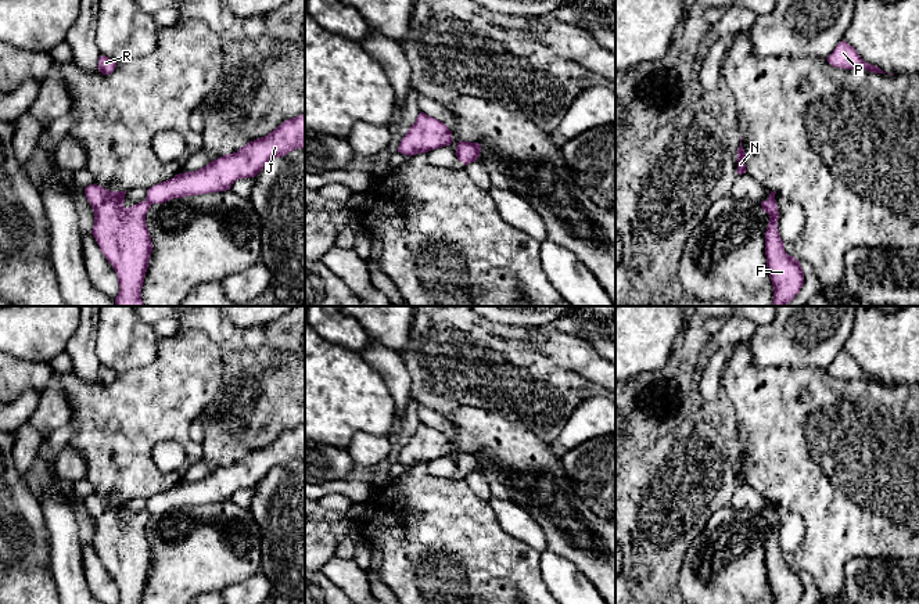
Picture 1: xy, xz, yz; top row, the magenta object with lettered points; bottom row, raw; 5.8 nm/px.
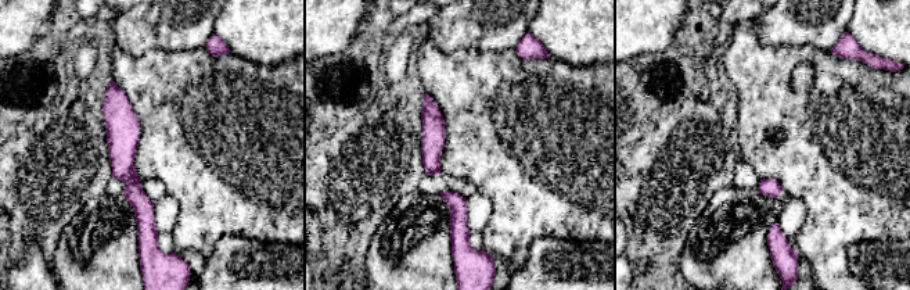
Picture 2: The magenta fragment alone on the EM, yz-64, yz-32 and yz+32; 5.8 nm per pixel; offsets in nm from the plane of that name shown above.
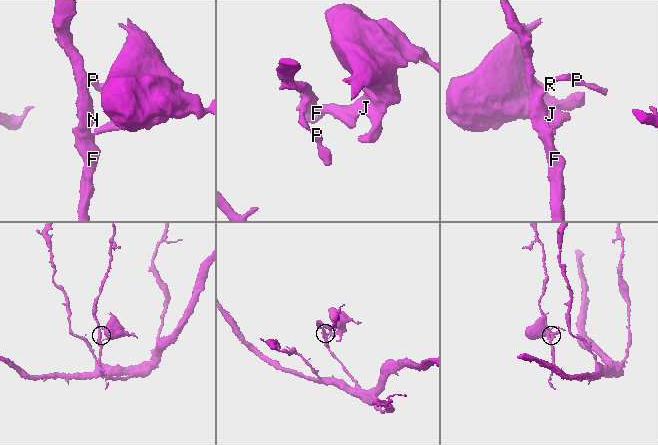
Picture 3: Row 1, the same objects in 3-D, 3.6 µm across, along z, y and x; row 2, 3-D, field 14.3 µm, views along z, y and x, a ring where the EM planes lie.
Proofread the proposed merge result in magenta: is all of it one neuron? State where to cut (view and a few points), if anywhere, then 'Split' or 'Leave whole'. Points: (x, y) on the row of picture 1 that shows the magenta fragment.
Split along xy (146, 200), (151, 204). Split

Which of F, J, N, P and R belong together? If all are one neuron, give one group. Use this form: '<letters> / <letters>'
F N P R / J

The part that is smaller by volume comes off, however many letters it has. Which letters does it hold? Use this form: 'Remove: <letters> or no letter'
Remove: J

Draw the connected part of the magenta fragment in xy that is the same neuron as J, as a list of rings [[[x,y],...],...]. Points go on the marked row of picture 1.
[[[305,112],[284,121],[268,136],[247,143],[237,152],[150,187],[146,201],[164,204],[173,198],[230,190],[236,180],[255,177],[270,159],[297,148],[305,148]]]

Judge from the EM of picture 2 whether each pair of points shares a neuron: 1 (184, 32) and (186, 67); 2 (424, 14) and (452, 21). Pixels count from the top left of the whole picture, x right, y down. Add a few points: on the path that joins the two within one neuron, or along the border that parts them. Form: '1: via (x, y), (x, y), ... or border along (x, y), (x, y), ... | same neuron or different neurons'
1: border along (204, 46), (182, 50), (154, 49) | different neurons
2: border along (436, 14), (424, 28) | different neurons

